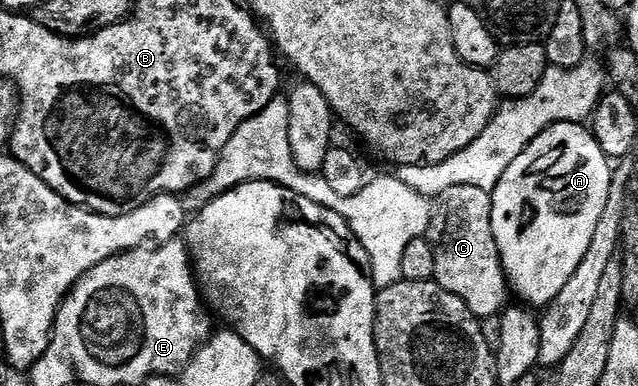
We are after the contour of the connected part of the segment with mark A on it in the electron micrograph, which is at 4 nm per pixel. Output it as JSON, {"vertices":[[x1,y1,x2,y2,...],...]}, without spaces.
{"vertices":[[559,122,546,128,524,149,522,156,518,156,518,160,506,168,502,180,498,180,490,192,492,223,494,240,504,265,504,276,515,297,516,294,520,297,517,299,532,308,547,308,569,283,594,240,602,212,606,212,613,169,613,163,602,152,591,129,578,122]]}

